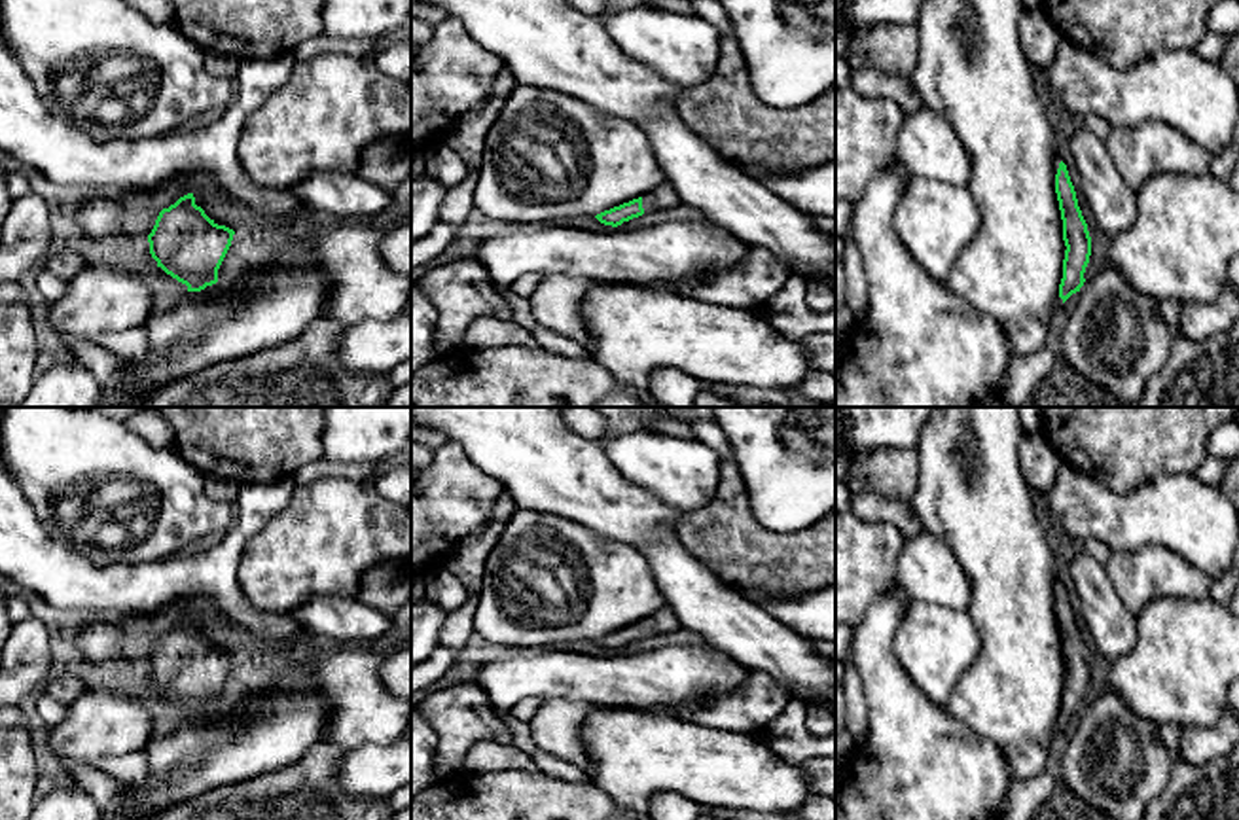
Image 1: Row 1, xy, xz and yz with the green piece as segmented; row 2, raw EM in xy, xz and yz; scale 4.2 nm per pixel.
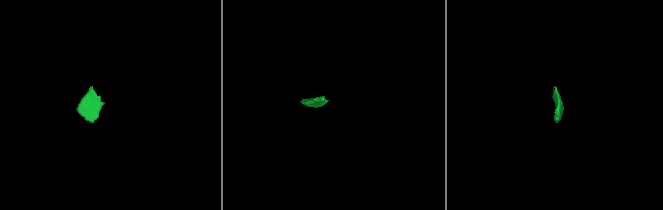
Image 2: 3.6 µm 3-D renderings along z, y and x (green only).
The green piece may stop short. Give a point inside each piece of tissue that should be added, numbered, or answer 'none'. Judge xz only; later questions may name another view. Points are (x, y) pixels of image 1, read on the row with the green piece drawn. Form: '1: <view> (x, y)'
1: xz (665, 196)

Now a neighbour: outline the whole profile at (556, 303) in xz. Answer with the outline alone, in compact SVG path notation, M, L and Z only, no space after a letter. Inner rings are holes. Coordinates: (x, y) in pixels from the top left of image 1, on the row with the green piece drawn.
M548 275L530 297L538 326L561 333L580 345L589 341L584 328L582 303L597 282L570 275Z

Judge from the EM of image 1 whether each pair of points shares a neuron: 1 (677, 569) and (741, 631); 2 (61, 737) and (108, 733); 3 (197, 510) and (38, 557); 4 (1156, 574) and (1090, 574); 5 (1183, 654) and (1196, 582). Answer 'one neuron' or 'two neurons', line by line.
1: one neuron
2: one neuron
3: two neurons
4: two neurons
5: two neurons

